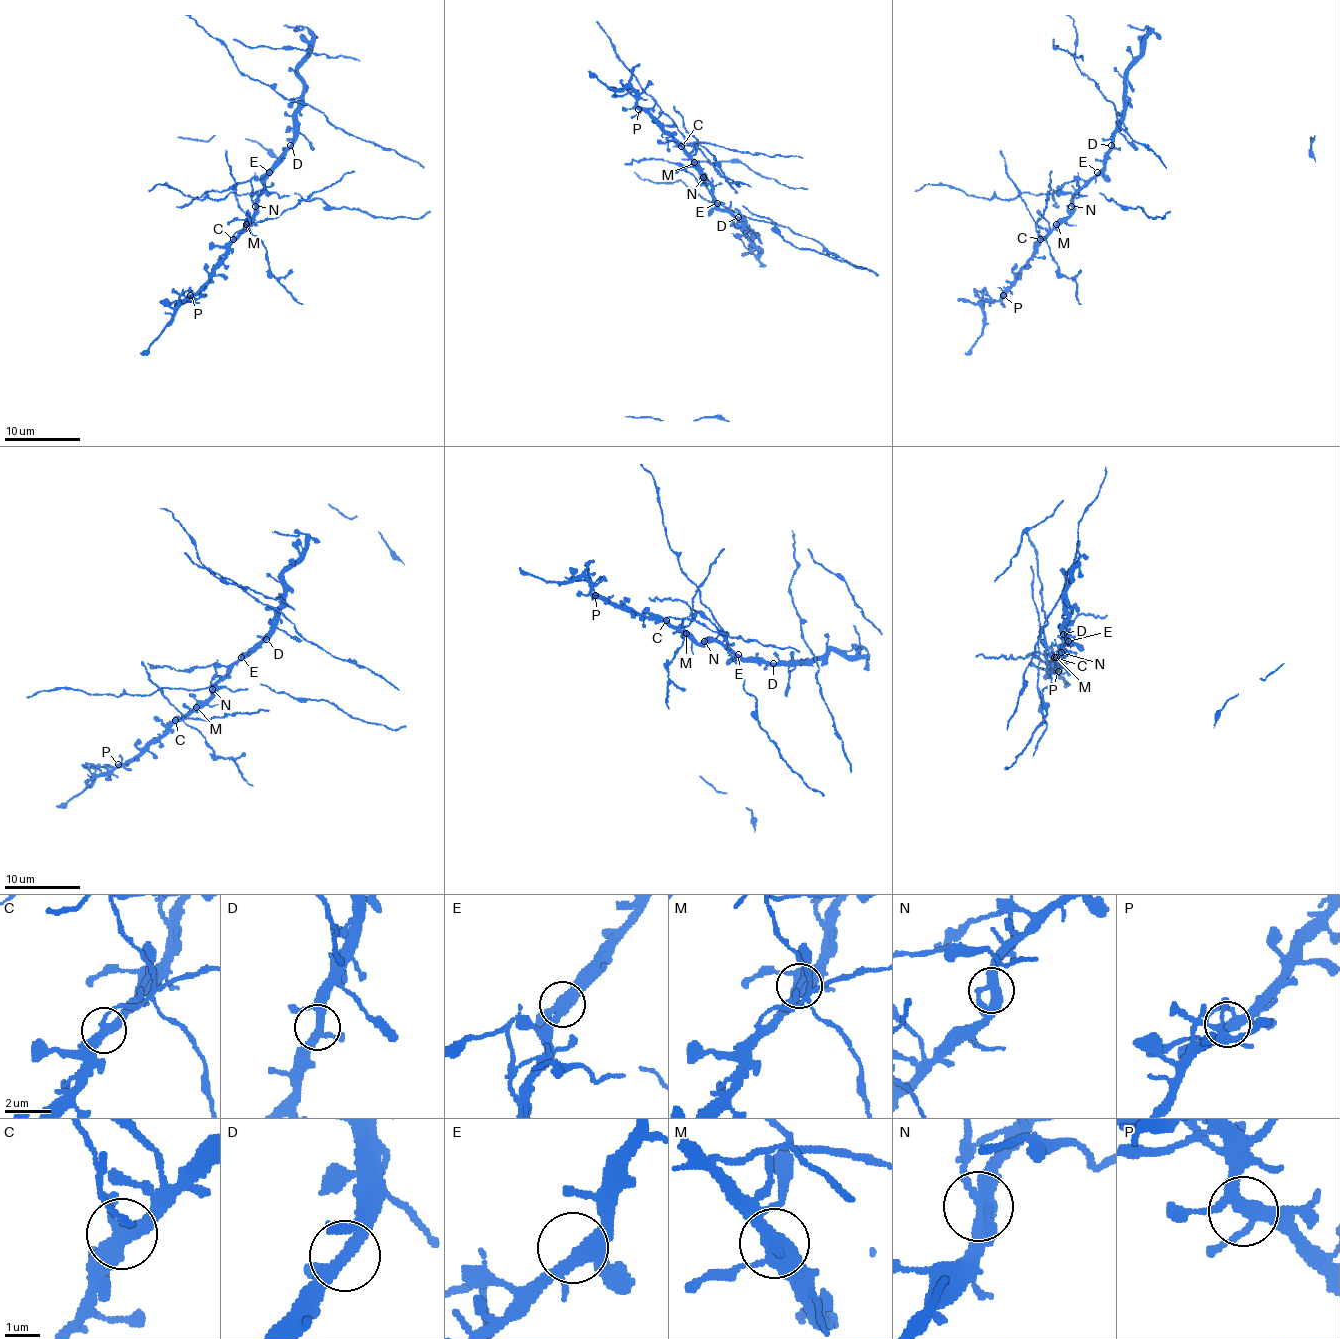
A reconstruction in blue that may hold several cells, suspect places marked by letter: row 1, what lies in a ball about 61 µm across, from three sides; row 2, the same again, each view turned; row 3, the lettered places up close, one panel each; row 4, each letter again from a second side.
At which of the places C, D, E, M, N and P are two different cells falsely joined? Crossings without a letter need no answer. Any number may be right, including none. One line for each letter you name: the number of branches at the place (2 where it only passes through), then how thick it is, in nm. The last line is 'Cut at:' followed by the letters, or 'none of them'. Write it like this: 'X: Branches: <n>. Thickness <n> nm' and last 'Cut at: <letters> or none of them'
C: Branches: 4. Thickness 320 nm
N: Branches: 3. Thickness 360 nm
Cut at: C, N

